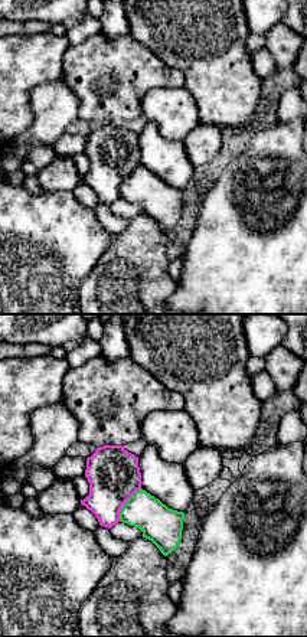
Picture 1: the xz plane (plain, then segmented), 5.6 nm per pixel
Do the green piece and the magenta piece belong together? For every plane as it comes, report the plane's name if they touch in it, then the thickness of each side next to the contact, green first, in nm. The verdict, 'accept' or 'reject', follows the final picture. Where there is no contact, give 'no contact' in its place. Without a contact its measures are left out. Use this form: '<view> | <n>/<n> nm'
xz | 200/300 nm

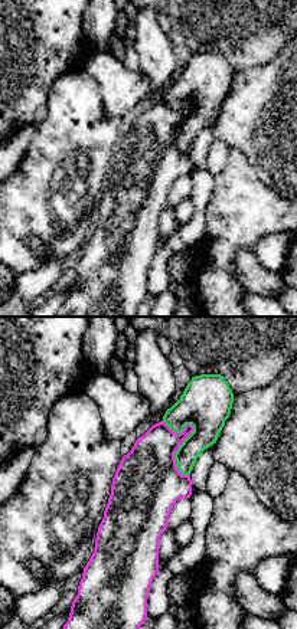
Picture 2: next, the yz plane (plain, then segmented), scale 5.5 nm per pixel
yz | 280/280 nm

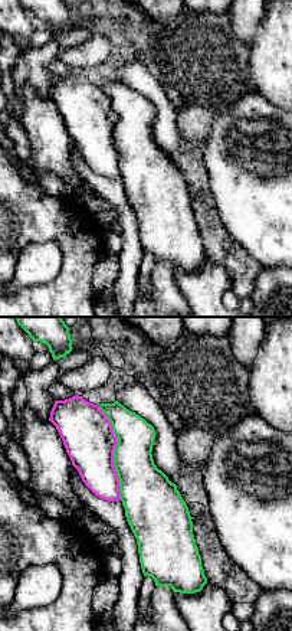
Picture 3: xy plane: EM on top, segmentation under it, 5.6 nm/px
xy | 260/280 nm

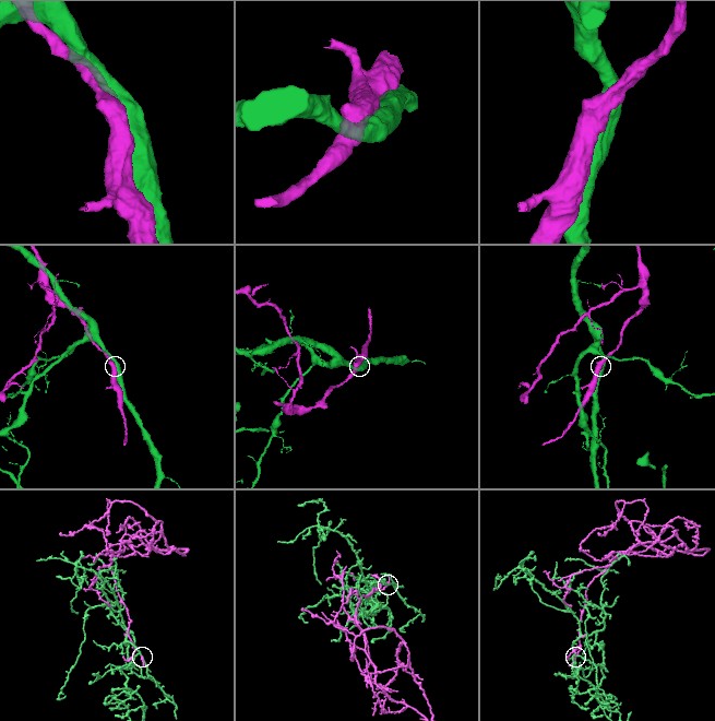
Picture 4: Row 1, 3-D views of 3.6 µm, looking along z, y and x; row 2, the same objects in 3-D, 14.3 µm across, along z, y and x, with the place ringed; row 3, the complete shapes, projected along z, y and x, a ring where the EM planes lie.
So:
reject

